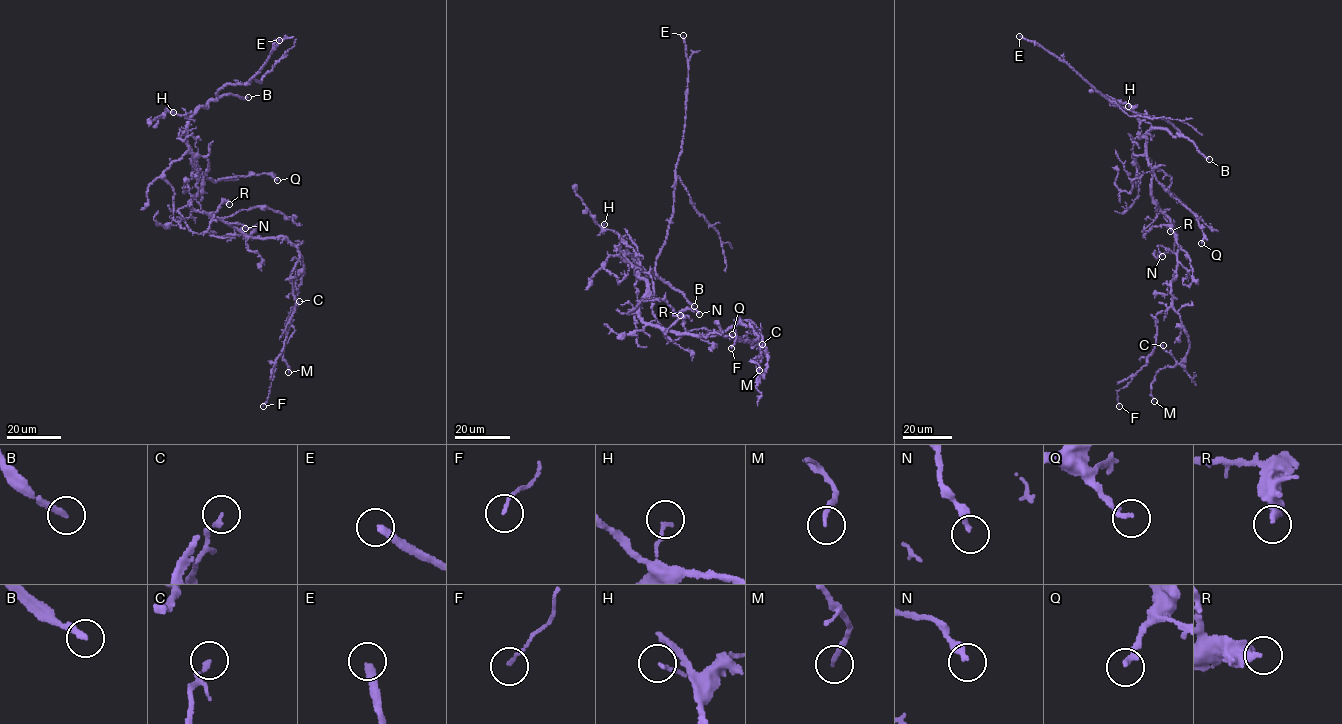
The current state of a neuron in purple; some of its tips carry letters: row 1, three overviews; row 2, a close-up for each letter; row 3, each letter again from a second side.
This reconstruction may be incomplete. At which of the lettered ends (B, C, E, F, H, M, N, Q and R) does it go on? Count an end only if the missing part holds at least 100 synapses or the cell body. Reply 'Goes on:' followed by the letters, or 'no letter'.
Goes on: B, E

